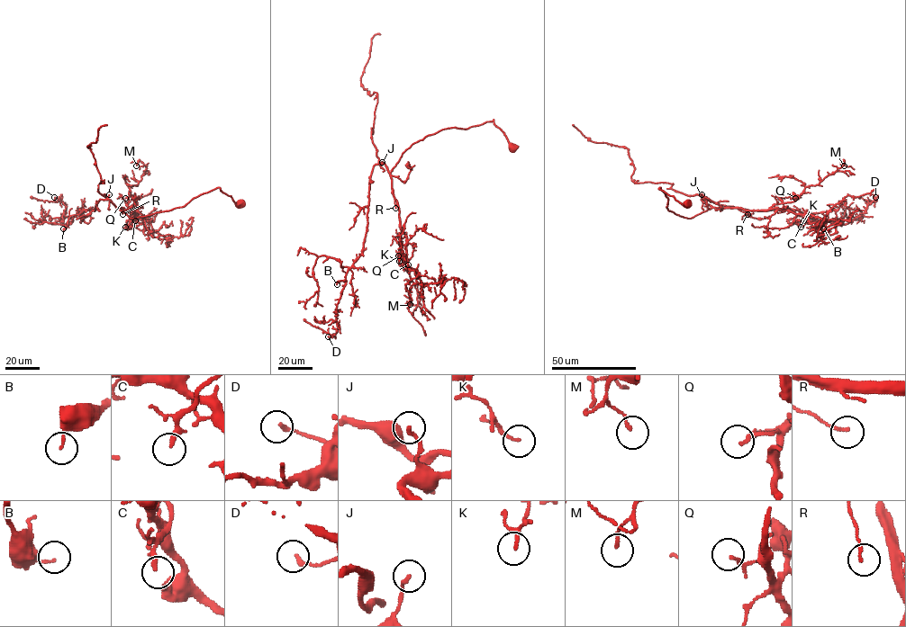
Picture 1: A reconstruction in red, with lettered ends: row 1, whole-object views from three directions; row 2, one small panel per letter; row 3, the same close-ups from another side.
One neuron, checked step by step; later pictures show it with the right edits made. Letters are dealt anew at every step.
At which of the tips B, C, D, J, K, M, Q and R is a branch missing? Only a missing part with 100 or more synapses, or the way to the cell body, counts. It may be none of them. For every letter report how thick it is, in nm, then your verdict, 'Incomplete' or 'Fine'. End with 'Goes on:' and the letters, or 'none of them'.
B: Thickness 130 nm. Fine
C: Thickness 240 nm. Fine
D: Thickness 190 nm. Fine
J: Thickness 170 nm. Fine
K: Thickness 100 nm. Fine
M: Thickness 120 nm. Fine
Q: Thickness 110 nm. Fine
R: Thickness 120 nm. Fine
Goes on: none of them

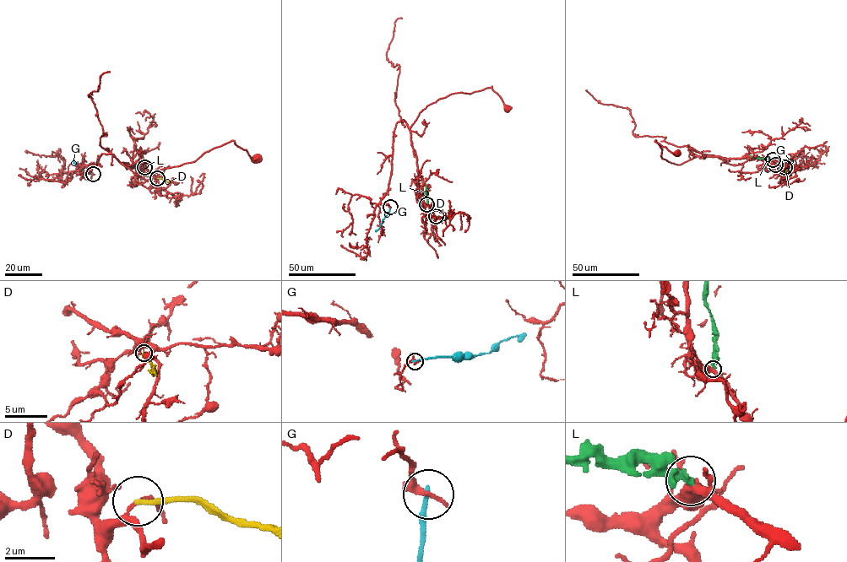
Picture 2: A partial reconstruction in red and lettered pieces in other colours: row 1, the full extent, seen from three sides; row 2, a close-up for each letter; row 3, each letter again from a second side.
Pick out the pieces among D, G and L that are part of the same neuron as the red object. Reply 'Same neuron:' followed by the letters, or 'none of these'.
Same neuron: none of these

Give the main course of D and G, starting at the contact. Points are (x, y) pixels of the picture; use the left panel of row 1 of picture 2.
D: (157, 178), (177, 184)
G: (93, 174), (84, 172), (73, 162)

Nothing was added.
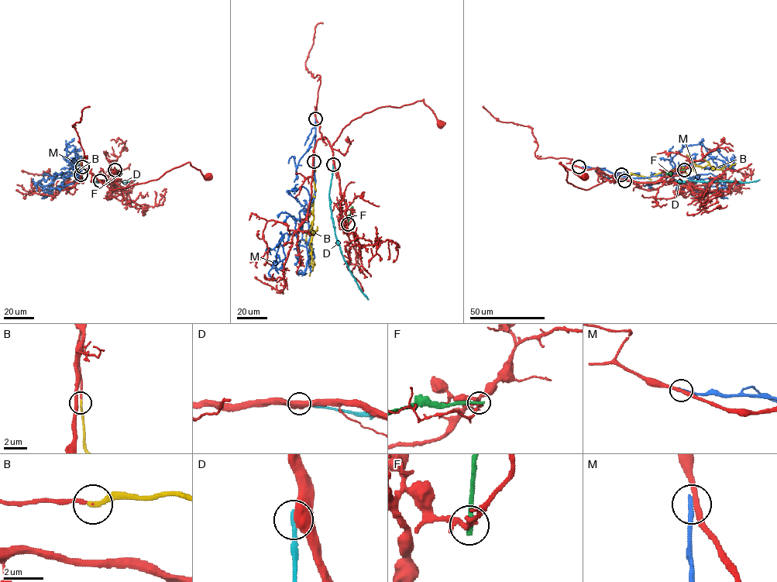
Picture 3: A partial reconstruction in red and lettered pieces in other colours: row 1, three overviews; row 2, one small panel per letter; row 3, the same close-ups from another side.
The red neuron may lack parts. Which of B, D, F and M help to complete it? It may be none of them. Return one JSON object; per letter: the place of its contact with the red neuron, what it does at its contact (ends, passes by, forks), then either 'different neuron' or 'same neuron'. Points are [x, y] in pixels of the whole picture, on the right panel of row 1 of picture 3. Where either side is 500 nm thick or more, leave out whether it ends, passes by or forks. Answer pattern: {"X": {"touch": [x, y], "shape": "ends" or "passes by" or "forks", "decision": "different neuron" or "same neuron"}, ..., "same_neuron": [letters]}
{"B": {"touch": [621, 174], "shape": "ends", "decision": "same neuron"}, "D": {"touch": [624, 180], "shape": "ends", "decision": "different neuron"}, "F": {"touch": [684, 170], "shape": "ends", "decision": "different neuron"}, "M": {"touch": [579, 167], "shape": "ends", "decision": "different neuron"}, "same_neuron": ["B"]}

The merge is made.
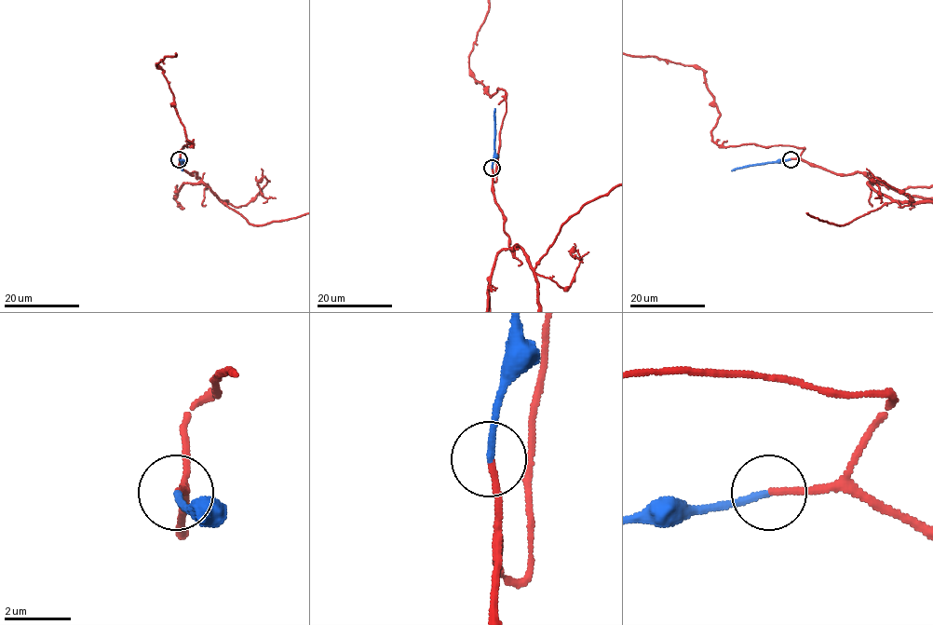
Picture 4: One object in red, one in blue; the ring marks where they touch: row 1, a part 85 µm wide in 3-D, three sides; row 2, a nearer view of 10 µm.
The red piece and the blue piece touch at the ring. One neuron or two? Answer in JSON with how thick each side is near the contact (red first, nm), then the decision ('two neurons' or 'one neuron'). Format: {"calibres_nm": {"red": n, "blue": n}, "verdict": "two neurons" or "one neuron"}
{"calibres_nm": {"red": 200, "blue": 200}, "verdict": "one neuron"}

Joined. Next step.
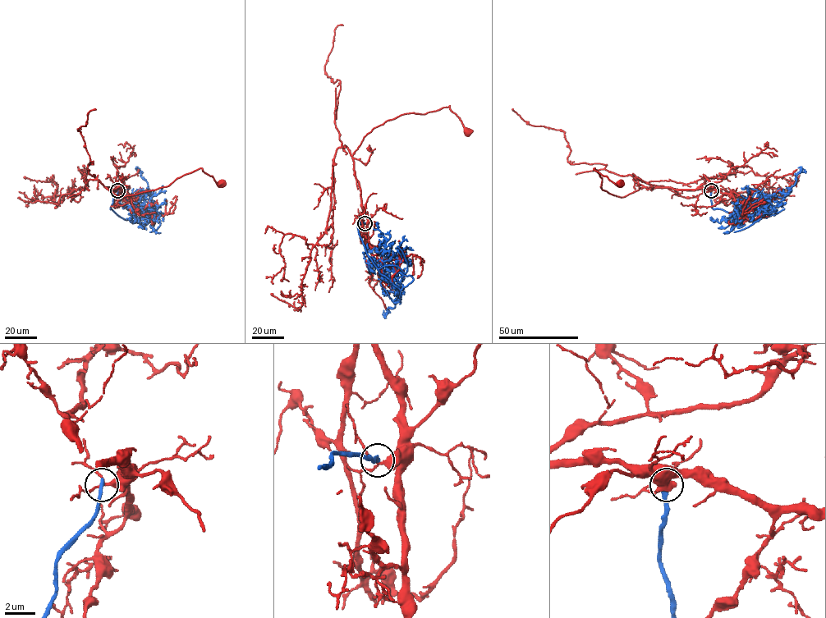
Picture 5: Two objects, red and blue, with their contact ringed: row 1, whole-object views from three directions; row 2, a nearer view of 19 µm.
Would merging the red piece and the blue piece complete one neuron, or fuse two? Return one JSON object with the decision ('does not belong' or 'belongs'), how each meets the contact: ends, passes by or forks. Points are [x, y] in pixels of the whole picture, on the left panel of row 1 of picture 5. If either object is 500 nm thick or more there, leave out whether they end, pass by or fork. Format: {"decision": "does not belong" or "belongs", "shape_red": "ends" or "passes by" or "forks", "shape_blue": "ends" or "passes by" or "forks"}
{"decision": "does not belong", "shape_red": "forks", "shape_blue": "ends"}

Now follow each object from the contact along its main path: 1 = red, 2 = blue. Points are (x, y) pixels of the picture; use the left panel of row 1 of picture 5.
1: (117, 190), (120, 188), (105, 187), (117, 196), (125, 196), (168, 186), (177, 179), (200, 168), (221, 184)
2: (117, 190), (110, 208), (124, 219), (166, 212), (138, 221), (149, 214), (130, 205), (143, 213), (139, 207)

